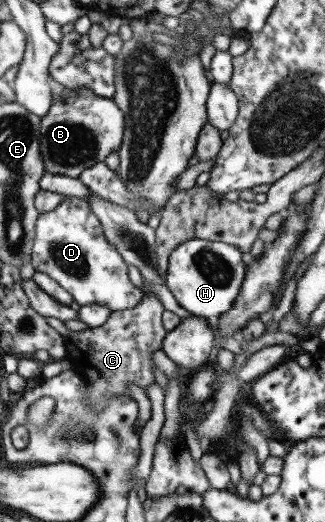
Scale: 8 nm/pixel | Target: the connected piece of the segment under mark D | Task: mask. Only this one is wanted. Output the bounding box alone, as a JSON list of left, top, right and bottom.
[30,195,144,312]

